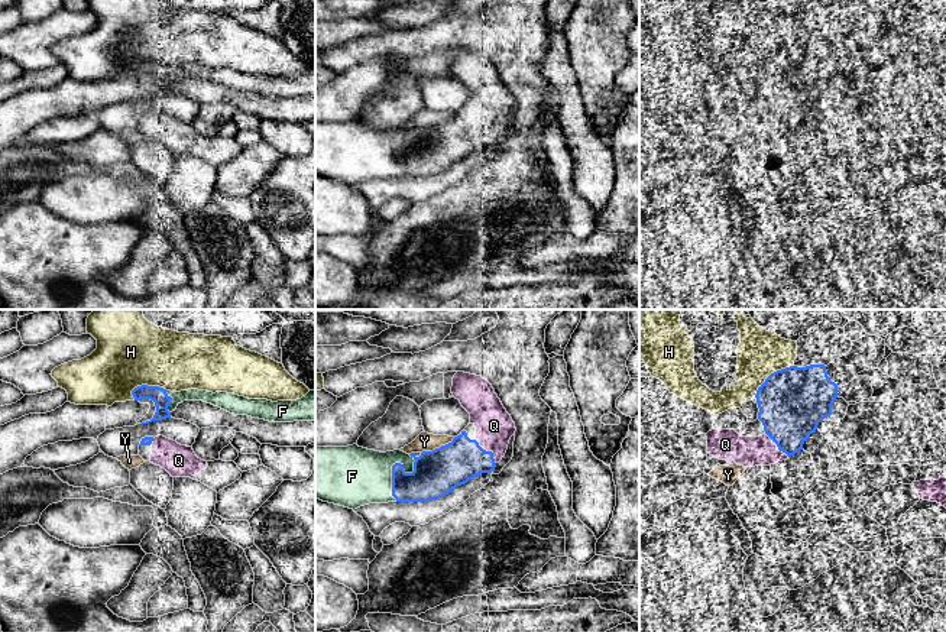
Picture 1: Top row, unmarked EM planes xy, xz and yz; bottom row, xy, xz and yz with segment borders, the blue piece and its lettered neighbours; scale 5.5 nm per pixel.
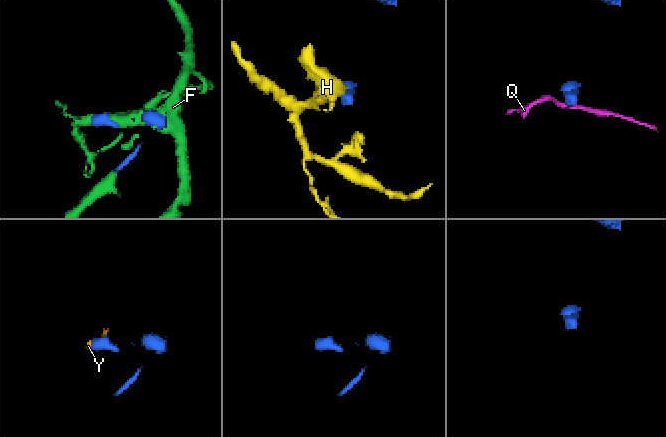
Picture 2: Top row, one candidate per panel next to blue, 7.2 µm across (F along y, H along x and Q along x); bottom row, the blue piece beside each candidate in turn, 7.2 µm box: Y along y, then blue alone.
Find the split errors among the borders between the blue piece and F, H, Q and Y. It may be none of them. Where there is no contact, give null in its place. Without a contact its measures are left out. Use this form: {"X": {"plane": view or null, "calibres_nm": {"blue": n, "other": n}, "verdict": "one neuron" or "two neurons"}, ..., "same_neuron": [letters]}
{"F": {"plane": "xz", "calibres_nm": {"blue": 260, "other": 340}, "verdict": "one neuron"}, "H": {"plane": "yz", "calibres_nm": {"blue": 380, "other": 260}, "verdict": "two neurons"}, "Q": {"plane": "xz", "calibres_nm": {"blue": 240, "other": 200}, "verdict": "one neuron"}, "Y": {"plane": "xz", "calibres_nm": {"blue": 260, "other": 100}, "verdict": "two neurons"}, "same_neuron": ["F", "Q"]}

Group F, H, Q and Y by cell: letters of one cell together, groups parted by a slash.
F Q / H / Y

